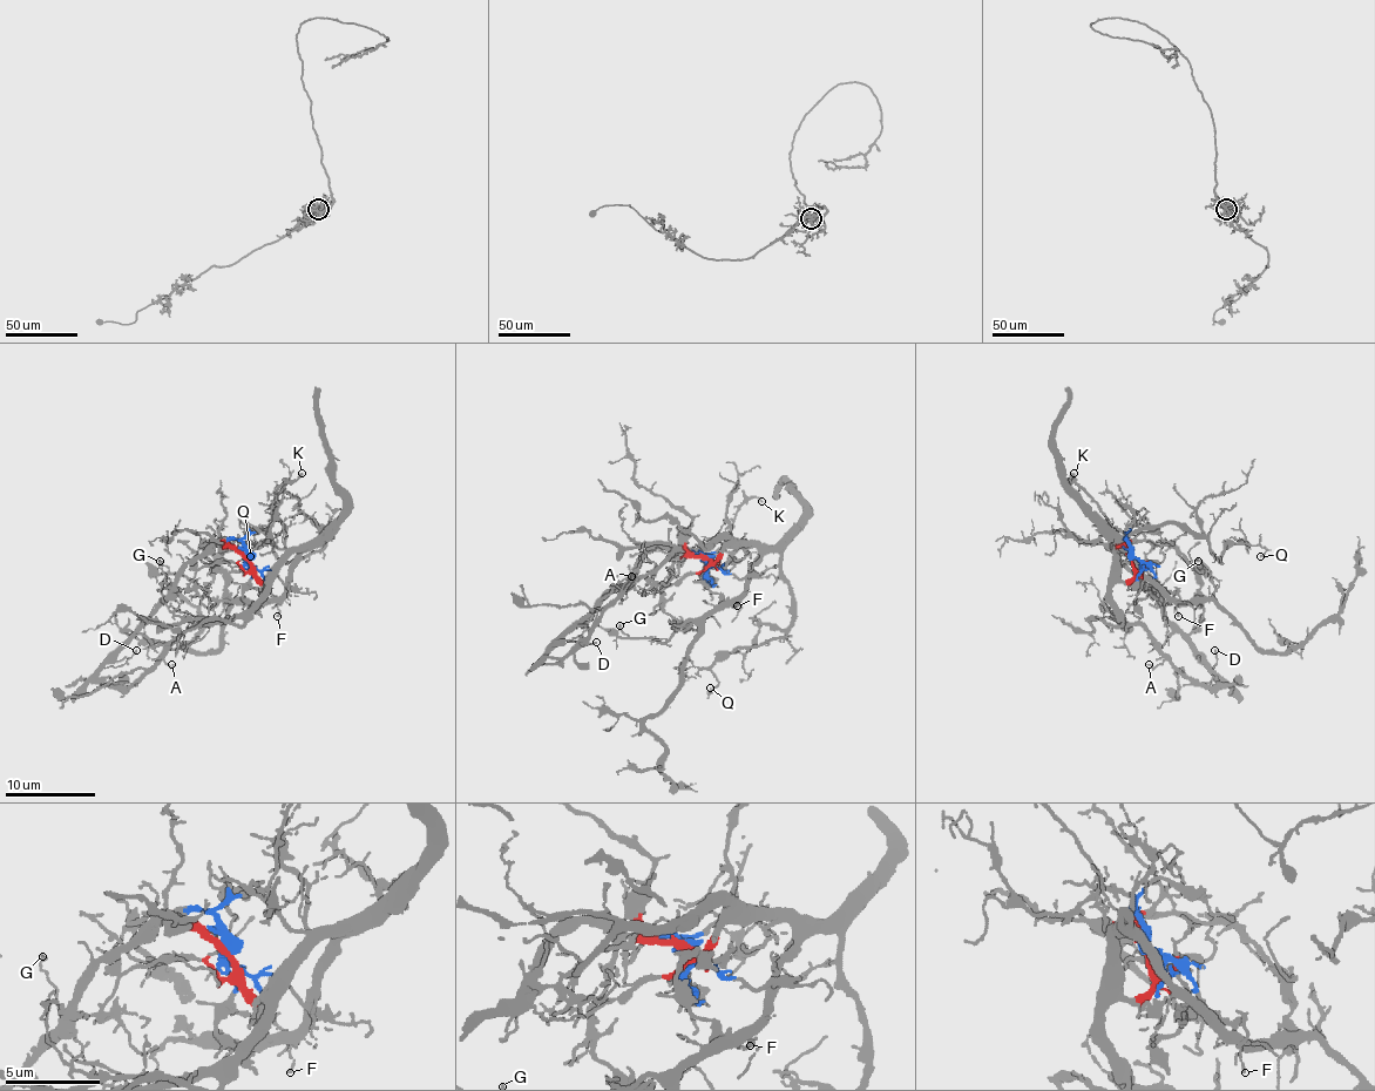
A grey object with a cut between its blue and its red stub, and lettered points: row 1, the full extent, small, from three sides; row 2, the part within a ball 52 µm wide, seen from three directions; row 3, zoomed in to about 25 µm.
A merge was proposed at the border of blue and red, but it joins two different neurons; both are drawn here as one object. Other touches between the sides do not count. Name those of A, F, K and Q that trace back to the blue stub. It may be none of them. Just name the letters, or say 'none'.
K

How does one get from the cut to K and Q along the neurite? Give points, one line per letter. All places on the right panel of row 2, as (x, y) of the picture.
K: (1132, 557), (1132, 546), (1125, 533), (1109, 523), (1098, 506), (1069, 481), (1074, 474)
Q: (1132, 557), (1123, 580), (1118, 548), (1159, 523), (1187, 526), (1219, 562), (1228, 543), (1262, 546), (1260, 557)

